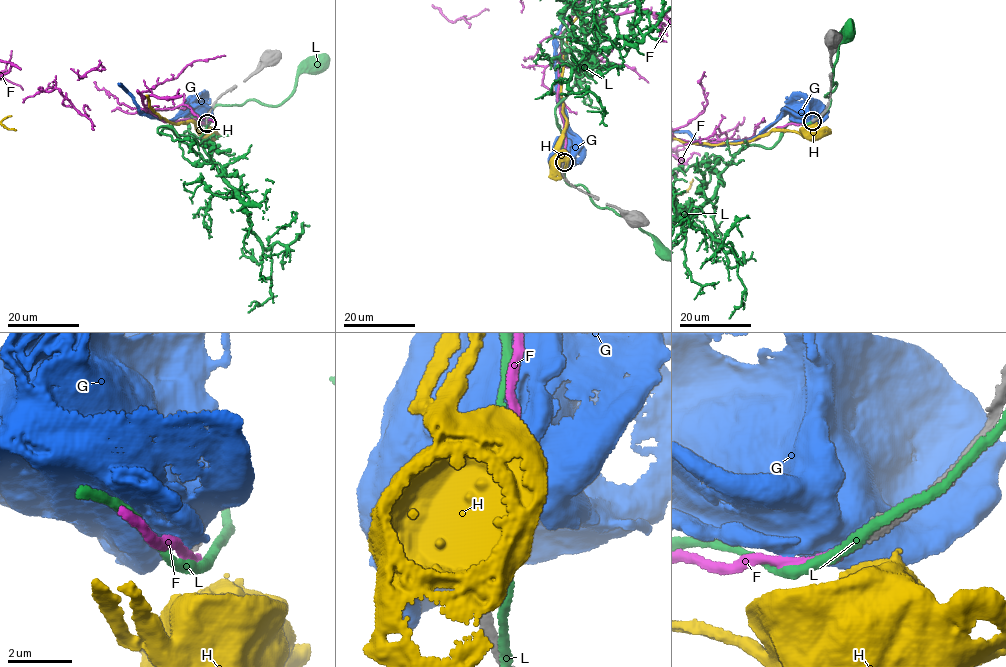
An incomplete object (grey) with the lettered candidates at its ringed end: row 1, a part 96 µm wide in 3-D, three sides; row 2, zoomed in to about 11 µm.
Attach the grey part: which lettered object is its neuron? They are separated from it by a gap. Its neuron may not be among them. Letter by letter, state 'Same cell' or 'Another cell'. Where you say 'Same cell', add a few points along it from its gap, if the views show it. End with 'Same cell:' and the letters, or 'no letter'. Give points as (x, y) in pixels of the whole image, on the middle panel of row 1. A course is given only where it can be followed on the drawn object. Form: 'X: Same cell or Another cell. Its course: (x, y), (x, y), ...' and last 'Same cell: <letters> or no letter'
F: Same cell
G: Another cell
H: Another cell
L: Another cell
Same cell: F

